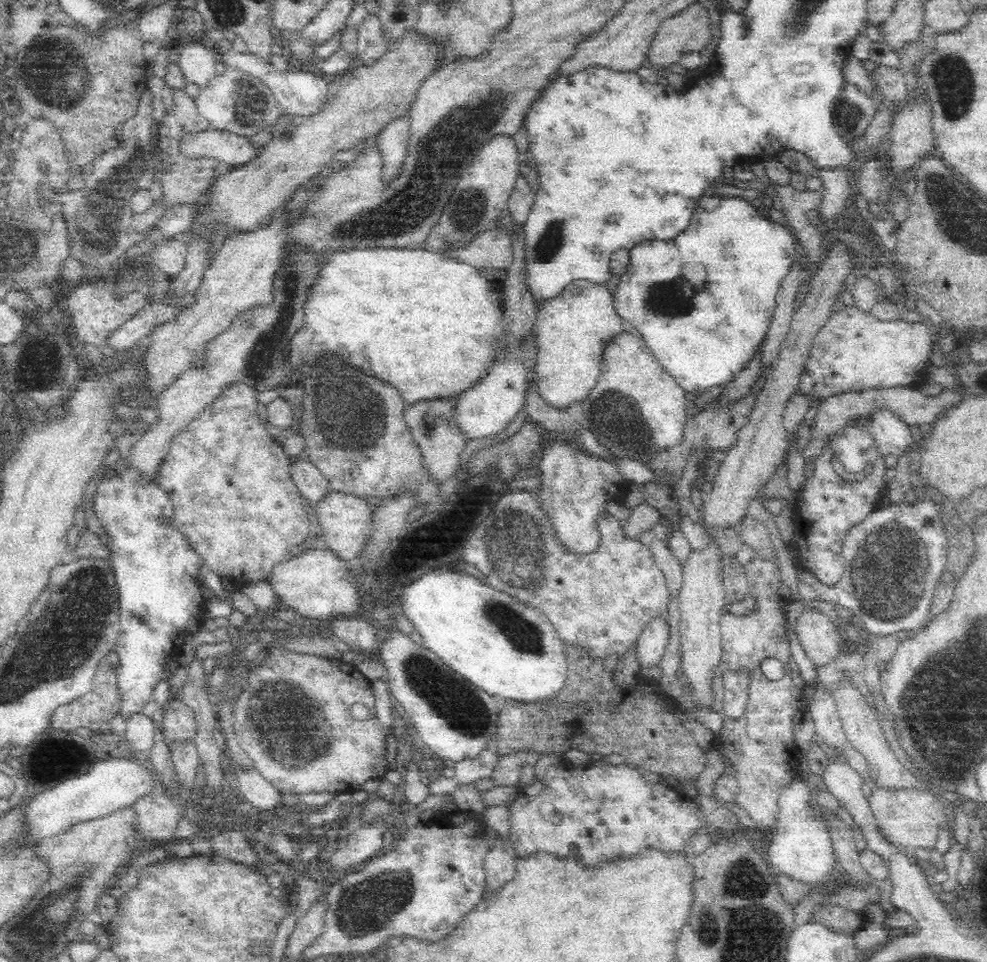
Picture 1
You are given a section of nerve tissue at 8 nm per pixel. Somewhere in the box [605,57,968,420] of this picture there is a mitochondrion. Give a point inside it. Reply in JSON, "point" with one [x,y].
{"point":[660,299]}

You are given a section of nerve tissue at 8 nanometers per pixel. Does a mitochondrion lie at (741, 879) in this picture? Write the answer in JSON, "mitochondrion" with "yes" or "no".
{"mitochondrion":"yes"}

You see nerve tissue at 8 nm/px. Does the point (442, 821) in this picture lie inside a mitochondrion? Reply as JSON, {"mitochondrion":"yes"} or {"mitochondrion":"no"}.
{"mitochondrion":"no"}

